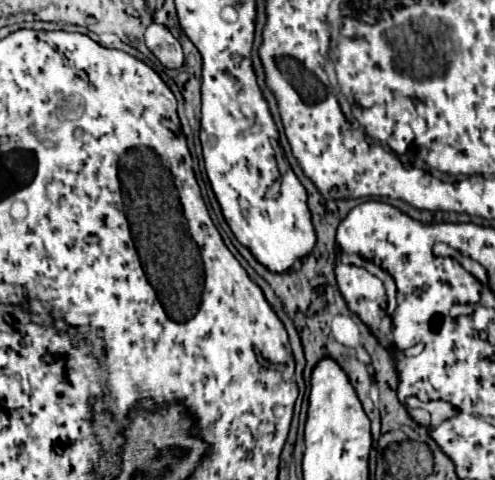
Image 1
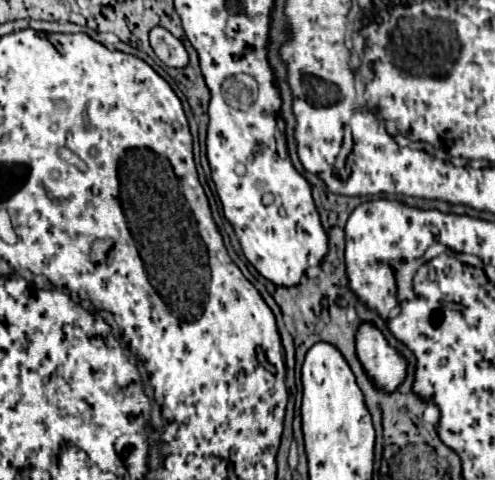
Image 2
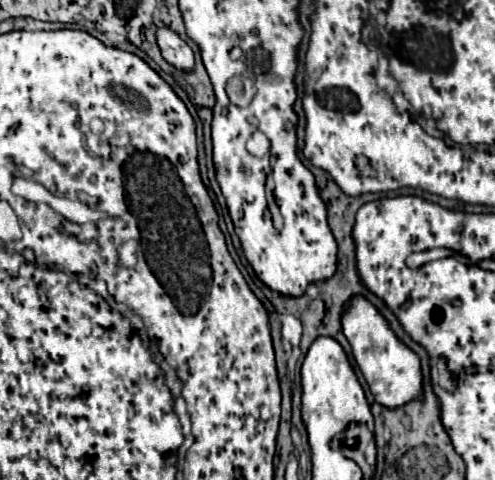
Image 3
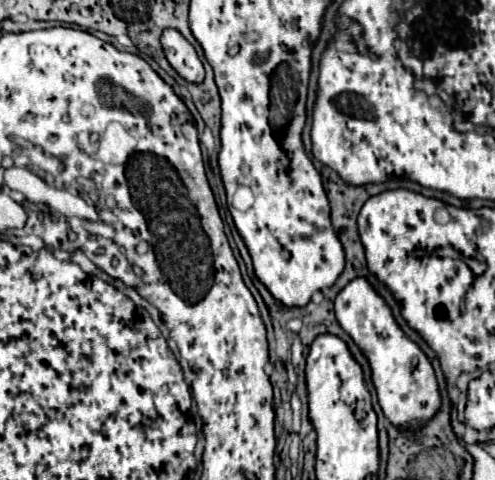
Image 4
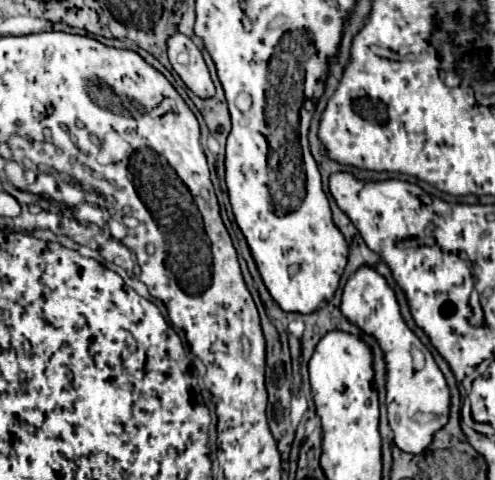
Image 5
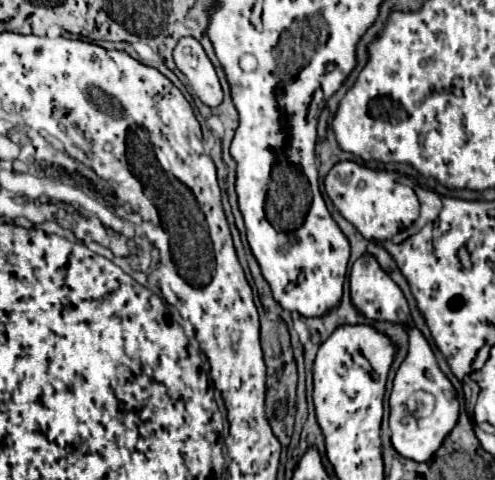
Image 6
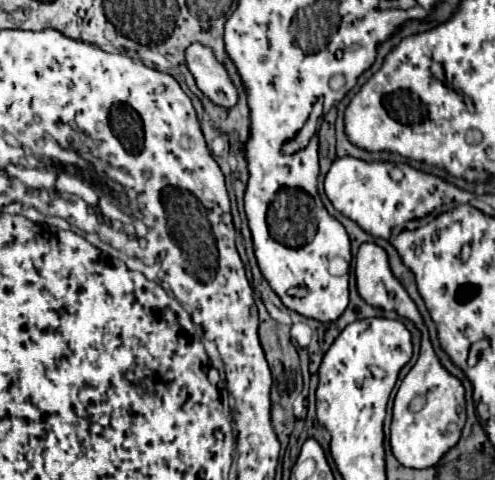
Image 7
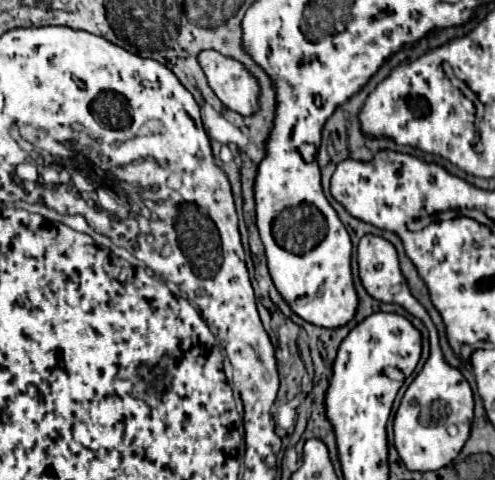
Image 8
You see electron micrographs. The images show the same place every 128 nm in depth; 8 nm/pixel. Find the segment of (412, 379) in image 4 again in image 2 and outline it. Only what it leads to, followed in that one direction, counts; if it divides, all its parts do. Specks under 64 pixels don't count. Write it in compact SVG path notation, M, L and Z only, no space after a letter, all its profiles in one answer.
M362 324L356 336L356 350L364 370L378 388L384 392L394 392L402 384L406 376L406 360L388 346L378 328L372 324Z

